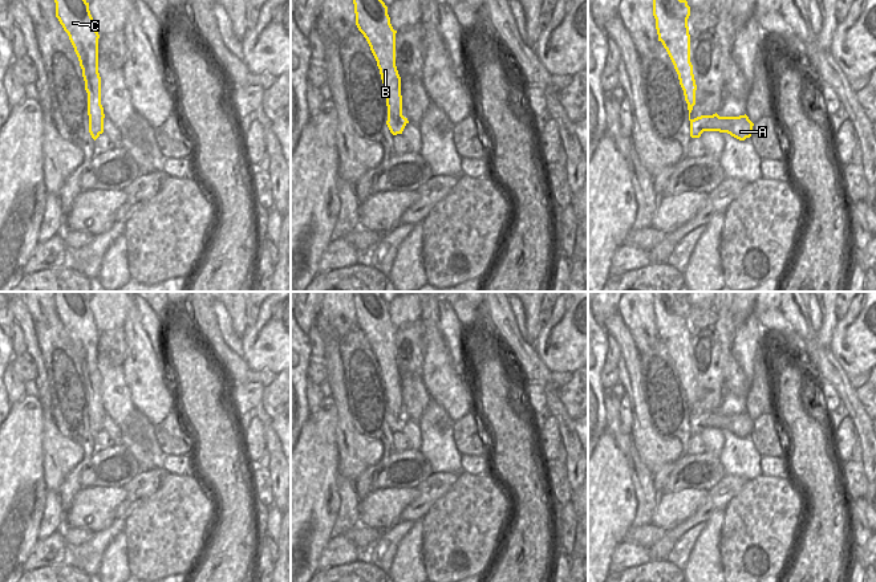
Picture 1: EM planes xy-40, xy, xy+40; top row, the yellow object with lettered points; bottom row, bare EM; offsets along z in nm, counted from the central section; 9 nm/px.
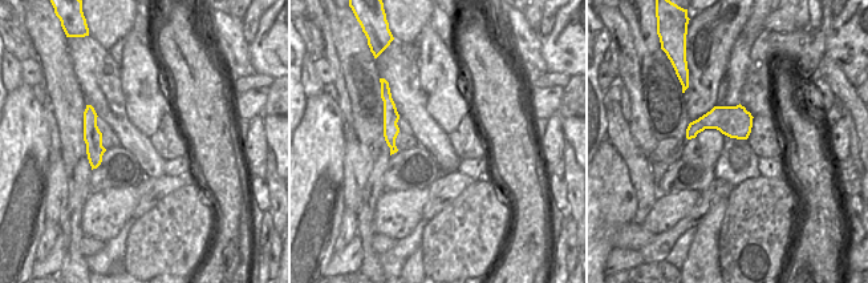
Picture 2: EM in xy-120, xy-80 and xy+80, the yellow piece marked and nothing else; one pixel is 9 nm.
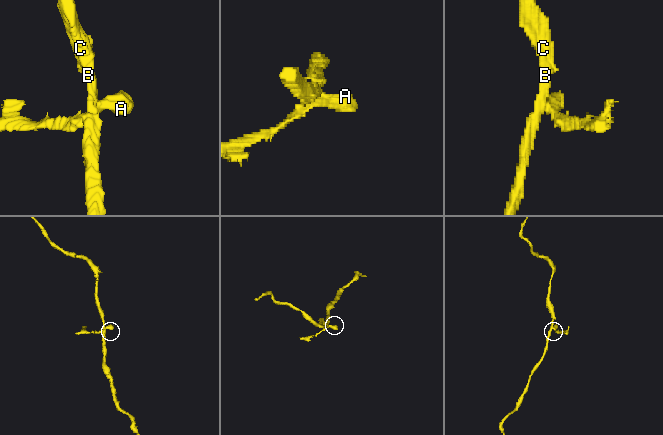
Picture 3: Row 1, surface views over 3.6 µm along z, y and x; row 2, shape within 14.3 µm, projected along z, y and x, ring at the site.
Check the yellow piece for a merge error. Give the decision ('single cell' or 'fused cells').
fused cells

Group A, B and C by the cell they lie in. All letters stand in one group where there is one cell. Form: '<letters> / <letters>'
A / B C

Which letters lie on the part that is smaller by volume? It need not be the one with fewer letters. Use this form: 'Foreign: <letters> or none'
Foreign: A.

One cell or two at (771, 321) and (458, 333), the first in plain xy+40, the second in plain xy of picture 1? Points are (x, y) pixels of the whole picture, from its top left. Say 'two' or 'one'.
two

